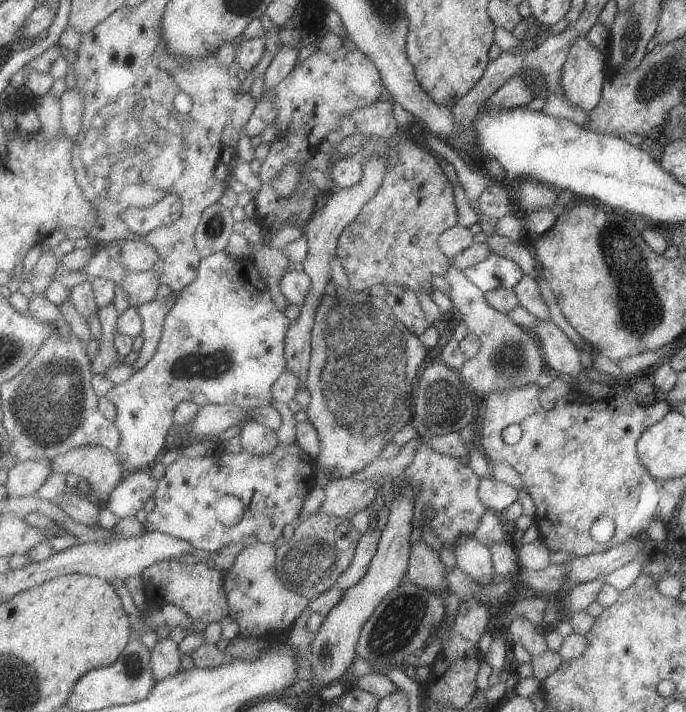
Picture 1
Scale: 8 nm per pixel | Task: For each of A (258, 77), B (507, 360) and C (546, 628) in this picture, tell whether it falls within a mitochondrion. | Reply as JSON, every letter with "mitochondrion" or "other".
{"A":"other","B":"mitochondrion","C":"other"}

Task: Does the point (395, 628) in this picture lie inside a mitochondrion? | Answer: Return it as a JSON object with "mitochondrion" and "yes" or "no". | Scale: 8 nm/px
{"mitochondrion":"yes"}

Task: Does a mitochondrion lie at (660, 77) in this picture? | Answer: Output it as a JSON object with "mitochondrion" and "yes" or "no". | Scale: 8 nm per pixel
{"mitochondrion":"yes"}

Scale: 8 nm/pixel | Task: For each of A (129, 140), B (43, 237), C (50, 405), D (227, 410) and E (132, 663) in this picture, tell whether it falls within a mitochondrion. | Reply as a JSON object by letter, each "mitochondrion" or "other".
{"A":"mitochondrion","B":"other","C":"mitochondrion","D":"other","E":"mitochondrion"}

